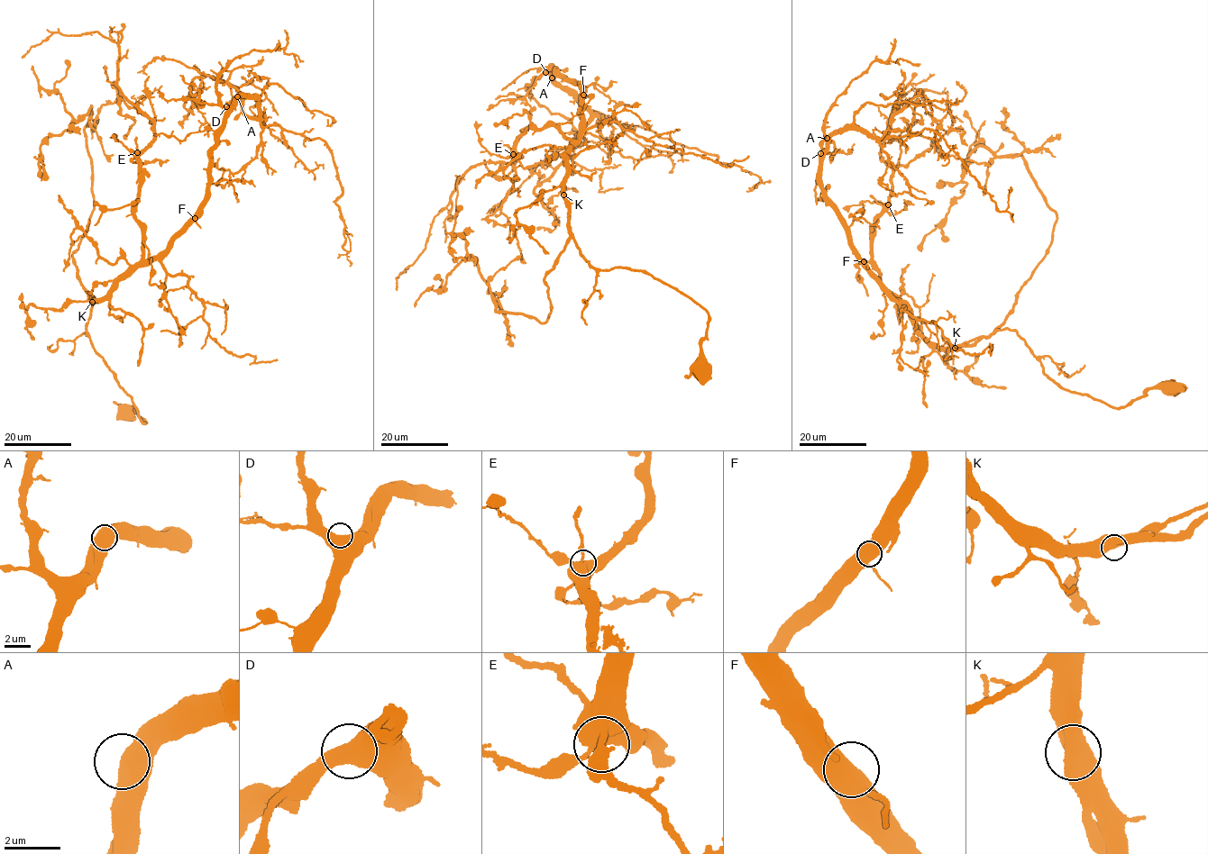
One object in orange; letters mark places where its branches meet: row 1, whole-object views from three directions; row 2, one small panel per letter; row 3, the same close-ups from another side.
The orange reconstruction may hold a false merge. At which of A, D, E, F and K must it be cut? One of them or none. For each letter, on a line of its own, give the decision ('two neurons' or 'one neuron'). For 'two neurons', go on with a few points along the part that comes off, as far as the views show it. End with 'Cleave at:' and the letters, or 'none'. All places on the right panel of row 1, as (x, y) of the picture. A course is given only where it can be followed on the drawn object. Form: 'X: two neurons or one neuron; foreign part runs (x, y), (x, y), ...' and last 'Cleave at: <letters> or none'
A: one neuron
D: one neuron
E: one neuron
F: one neuron
K: one neuron
Cleave at: none

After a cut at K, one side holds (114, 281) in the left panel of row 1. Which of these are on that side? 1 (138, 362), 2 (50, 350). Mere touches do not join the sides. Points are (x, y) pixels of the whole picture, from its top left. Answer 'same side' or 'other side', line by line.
1: same side
2: other side

